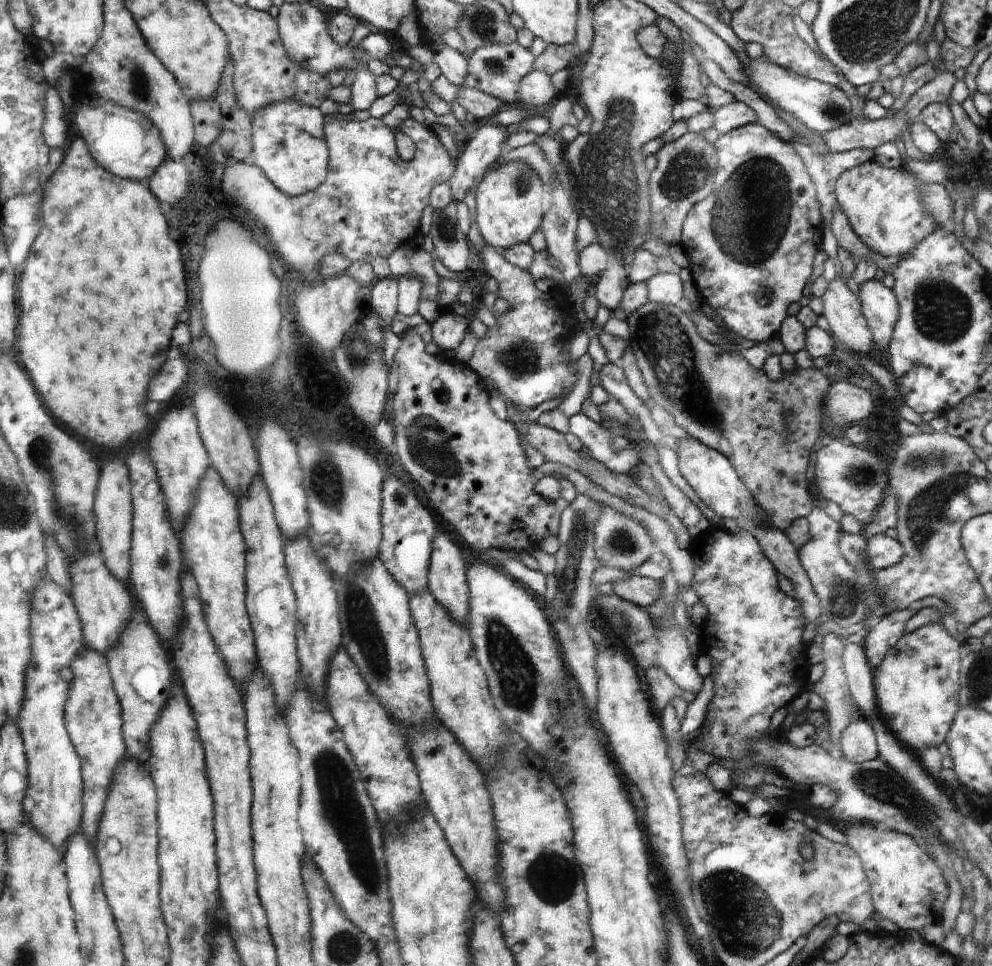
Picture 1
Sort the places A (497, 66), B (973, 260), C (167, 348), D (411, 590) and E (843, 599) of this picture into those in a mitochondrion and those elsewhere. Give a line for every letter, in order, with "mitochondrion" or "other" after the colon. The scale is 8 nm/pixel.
A: mitochondrion
B: other
C: other
D: other
E: mitochondrion

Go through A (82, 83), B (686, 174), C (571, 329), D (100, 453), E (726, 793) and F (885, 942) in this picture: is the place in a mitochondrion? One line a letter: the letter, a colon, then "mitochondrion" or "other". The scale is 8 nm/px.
A: other
B: mitochondrion
C: other
D: other
E: other
F: other

